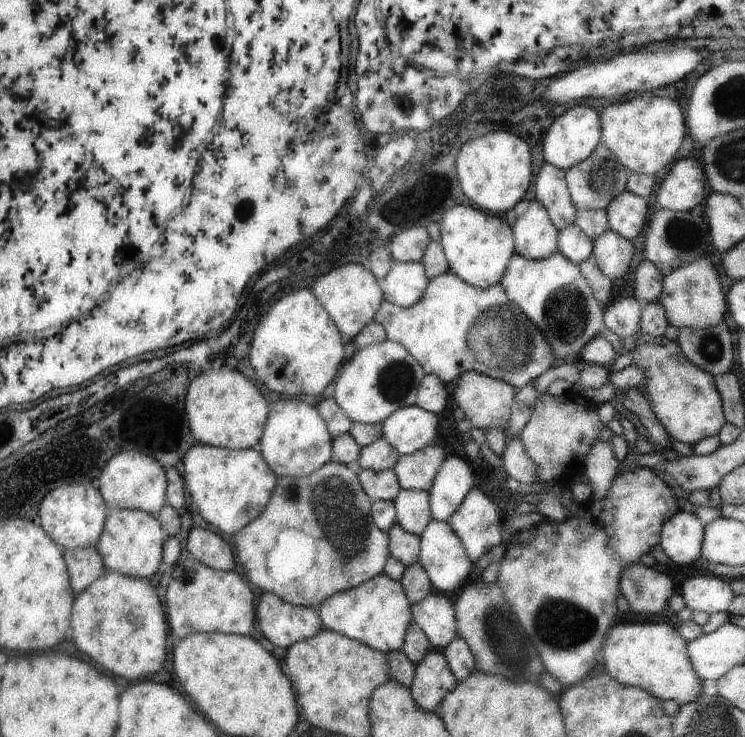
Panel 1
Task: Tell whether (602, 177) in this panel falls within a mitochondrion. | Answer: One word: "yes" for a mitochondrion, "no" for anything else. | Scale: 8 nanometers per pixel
yes

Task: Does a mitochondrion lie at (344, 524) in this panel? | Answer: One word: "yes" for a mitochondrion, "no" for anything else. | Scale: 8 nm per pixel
yes

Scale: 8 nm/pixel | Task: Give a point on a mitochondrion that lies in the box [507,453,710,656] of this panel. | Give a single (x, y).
(565, 623)

